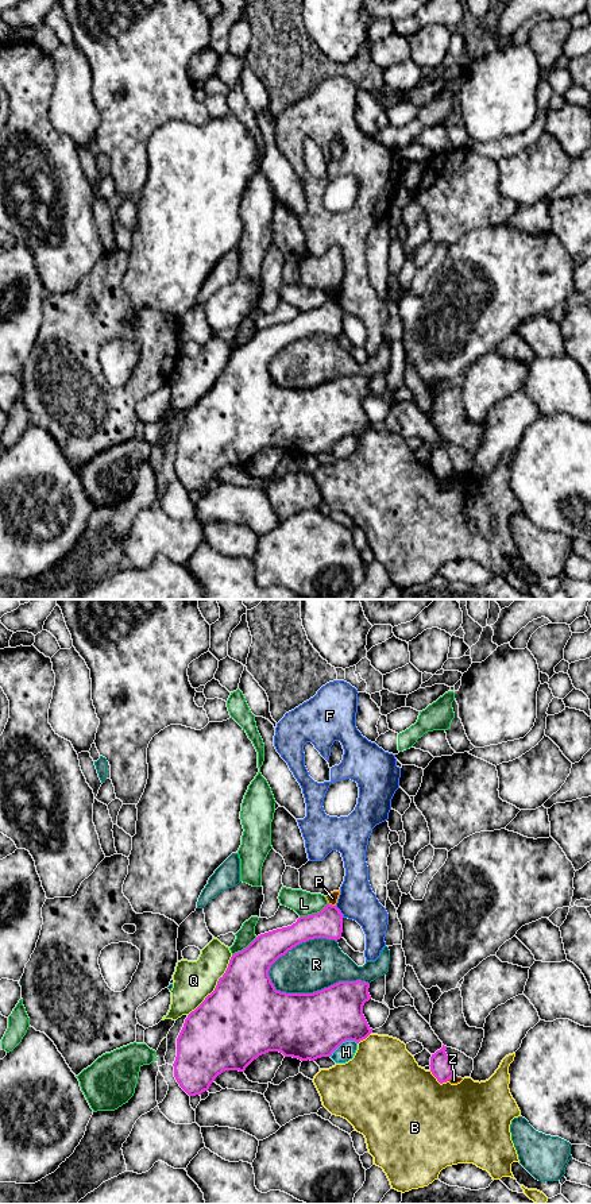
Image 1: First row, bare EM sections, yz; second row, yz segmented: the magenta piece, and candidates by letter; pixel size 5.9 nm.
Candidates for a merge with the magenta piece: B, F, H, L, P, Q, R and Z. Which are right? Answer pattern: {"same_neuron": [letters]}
{"same_neuron": []}

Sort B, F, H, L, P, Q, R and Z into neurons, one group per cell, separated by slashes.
B / F / H / L / P / Q / R / Z

